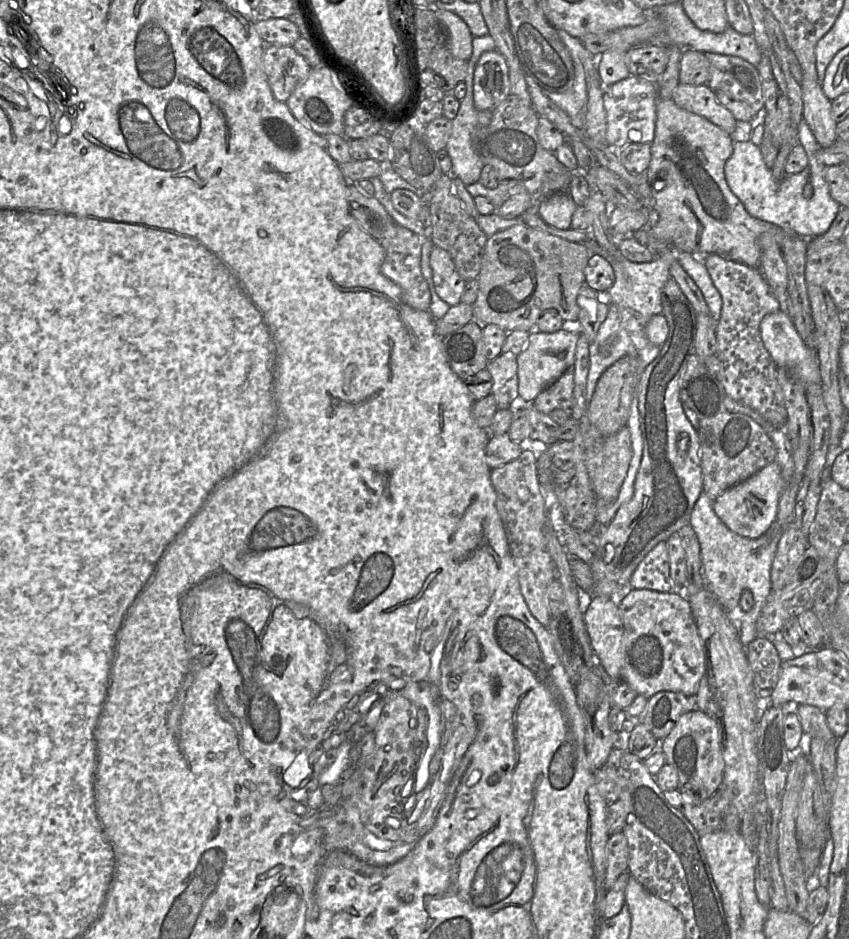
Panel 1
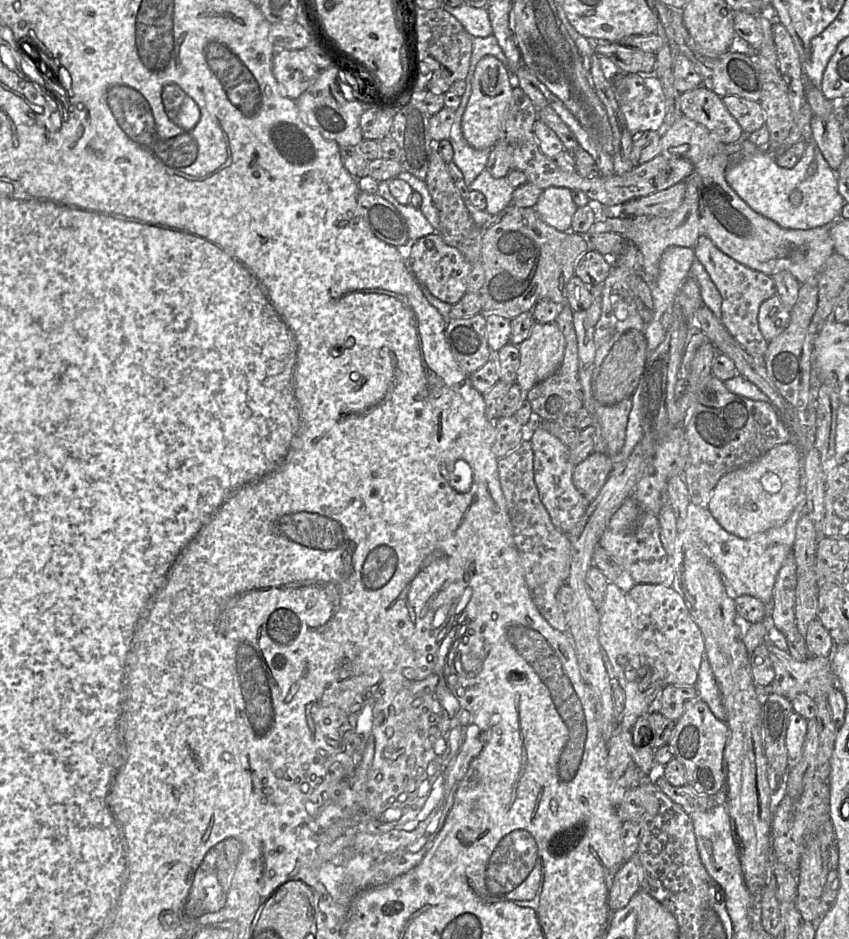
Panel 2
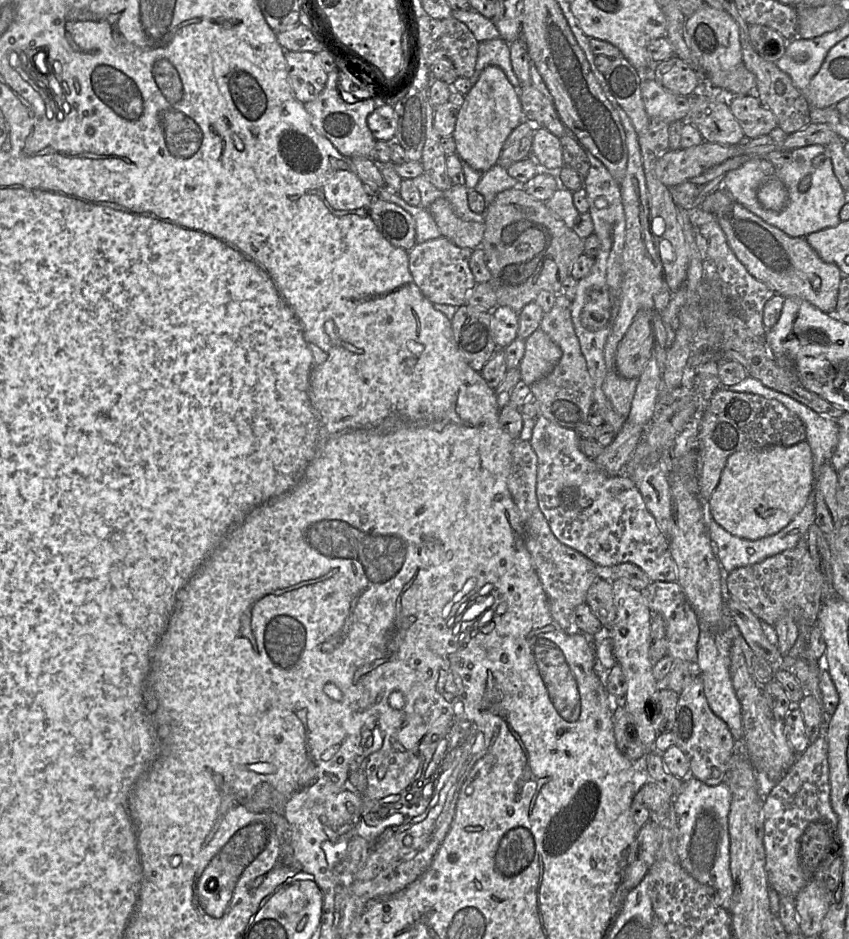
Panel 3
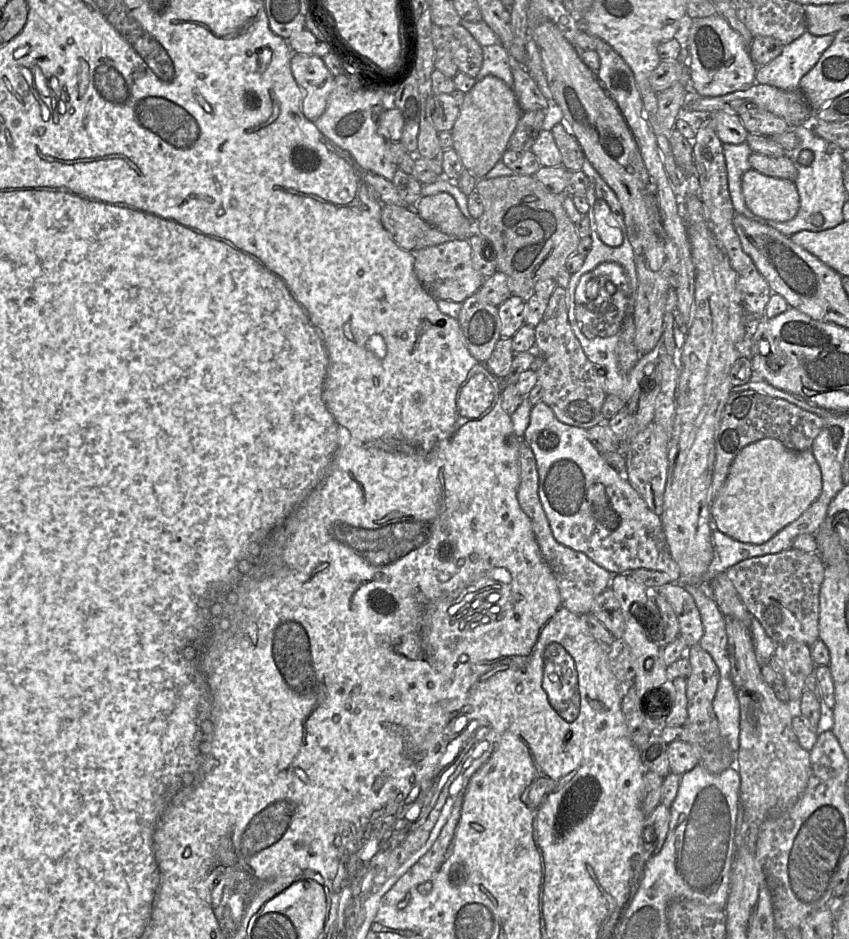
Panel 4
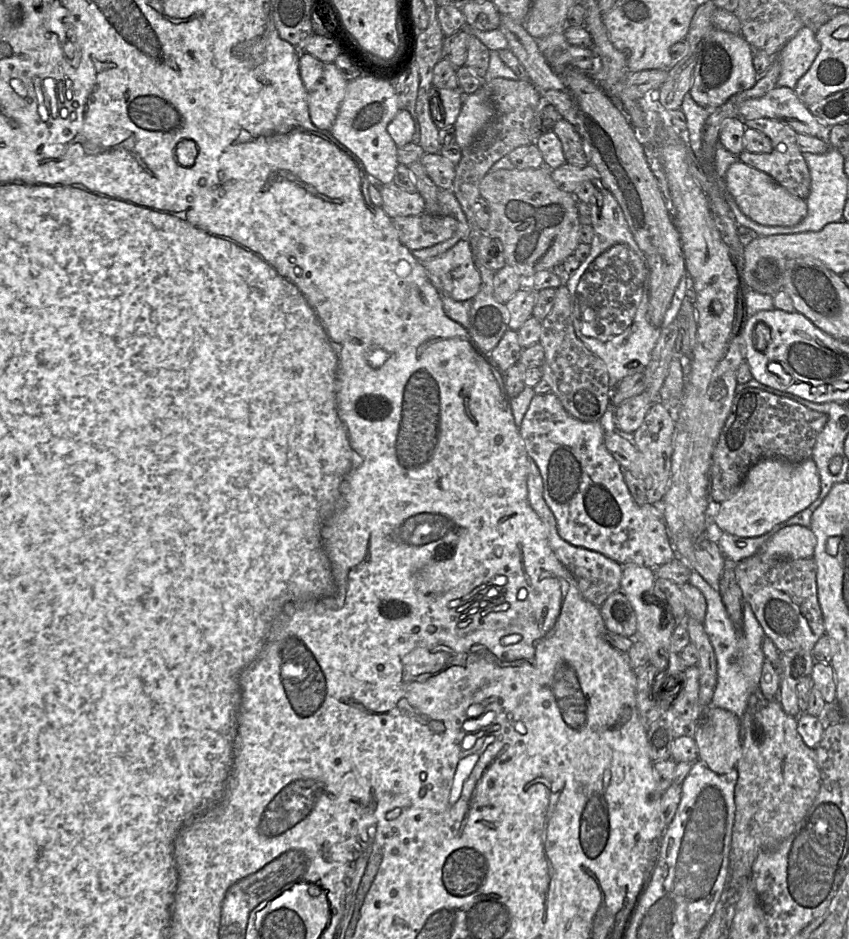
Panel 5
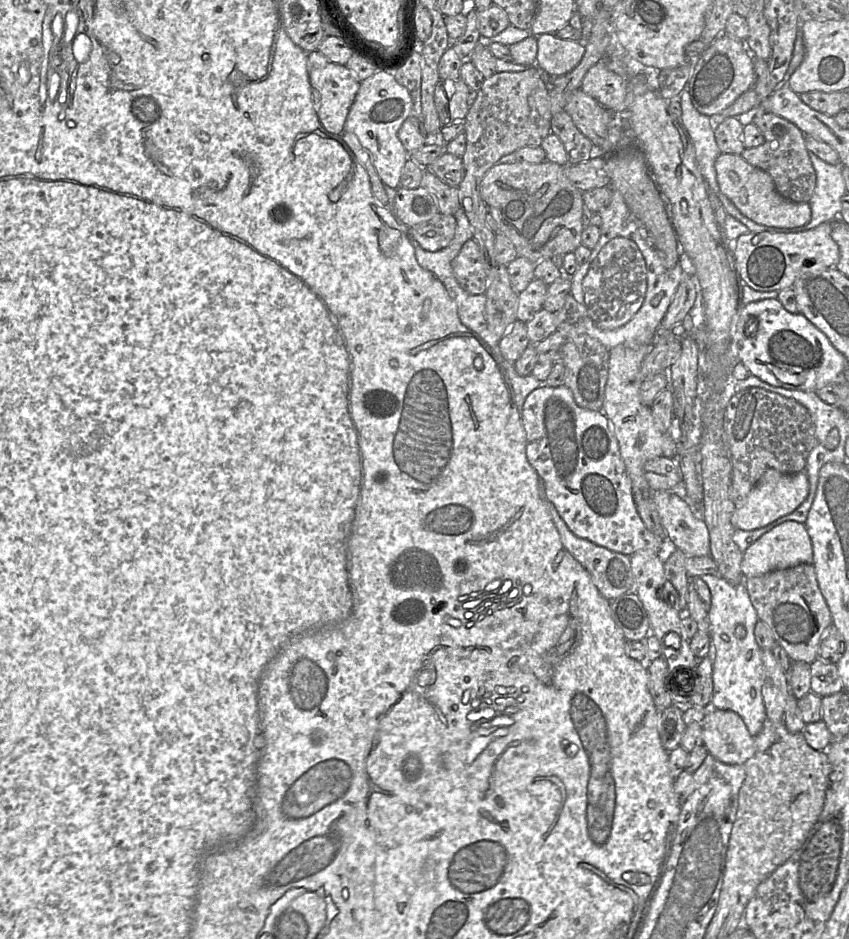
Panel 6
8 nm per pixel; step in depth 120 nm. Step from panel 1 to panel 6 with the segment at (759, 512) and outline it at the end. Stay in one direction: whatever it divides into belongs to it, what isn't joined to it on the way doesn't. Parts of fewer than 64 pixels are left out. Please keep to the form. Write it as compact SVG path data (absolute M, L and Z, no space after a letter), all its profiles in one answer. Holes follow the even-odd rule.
M768 469L750 491L745 504L735 510L731 523L738 530L763 528L792 513L805 501L808 494L809 480L805 470L795 474L784 474L775 469Z

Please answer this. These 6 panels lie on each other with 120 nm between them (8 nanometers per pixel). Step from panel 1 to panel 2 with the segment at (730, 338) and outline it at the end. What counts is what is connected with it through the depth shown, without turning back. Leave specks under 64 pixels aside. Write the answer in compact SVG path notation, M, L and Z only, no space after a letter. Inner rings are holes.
M700 236L694 247L696 259L702 263L722 296L721 322L731 336L759 364L765 364L769 342L759 328L761 304L777 295L777 287L772 277L737 262L726 255L707 236Z

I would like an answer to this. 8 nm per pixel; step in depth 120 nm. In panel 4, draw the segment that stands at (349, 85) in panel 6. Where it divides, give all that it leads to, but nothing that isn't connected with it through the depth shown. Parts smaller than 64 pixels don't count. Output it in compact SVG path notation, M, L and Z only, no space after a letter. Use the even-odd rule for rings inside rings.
M292 52L292 75L303 91L302 112L315 122L326 110L334 87L334 77L323 59L315 55Z

